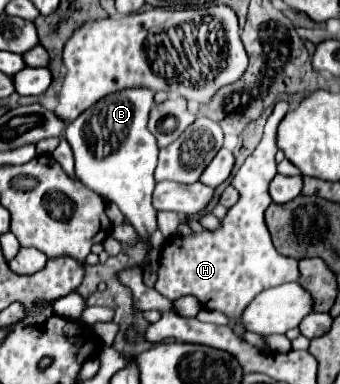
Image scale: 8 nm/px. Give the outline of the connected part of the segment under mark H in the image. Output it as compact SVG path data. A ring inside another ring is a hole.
M288 100L276 102L264 126L262 142L232 178L232 186L238 190L240 198L232 208L228 208L228 214L224 220L220 220L220 226L216 230L192 232L192 238L172 236L166 240L160 252L160 268L154 288L168 300L178 300L180 296L192 294L204 308L220 310L232 320L238 320L244 306L248 306L256 294L284 282L296 282L300 278L298 262L294 258L282 256L272 246L270 232L264 224L264 210L272 204L272 198L268 196L268 184L276 174L276 126L288 108Z

